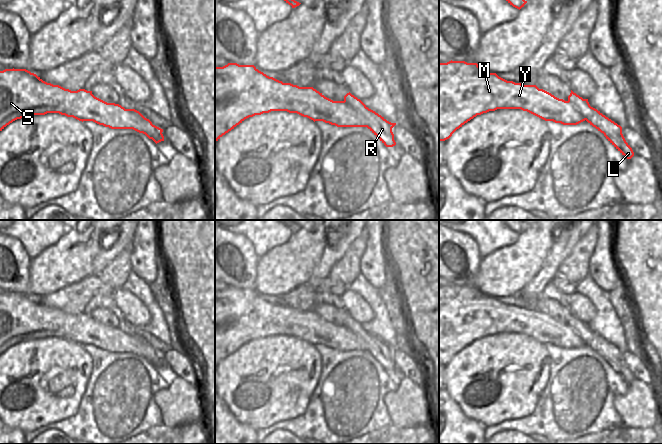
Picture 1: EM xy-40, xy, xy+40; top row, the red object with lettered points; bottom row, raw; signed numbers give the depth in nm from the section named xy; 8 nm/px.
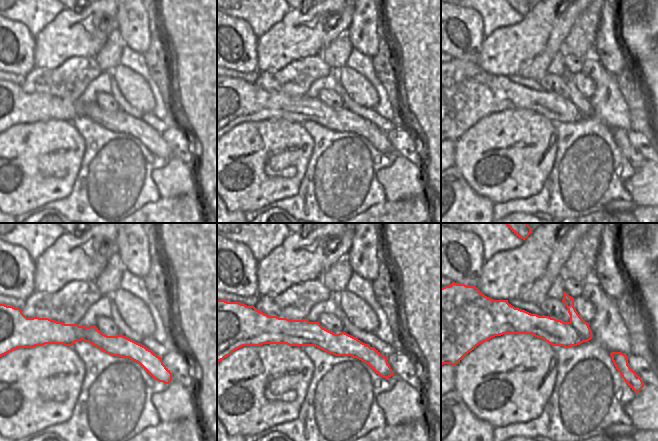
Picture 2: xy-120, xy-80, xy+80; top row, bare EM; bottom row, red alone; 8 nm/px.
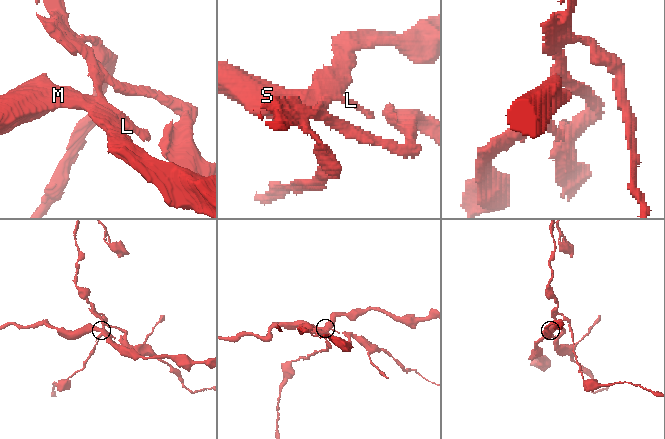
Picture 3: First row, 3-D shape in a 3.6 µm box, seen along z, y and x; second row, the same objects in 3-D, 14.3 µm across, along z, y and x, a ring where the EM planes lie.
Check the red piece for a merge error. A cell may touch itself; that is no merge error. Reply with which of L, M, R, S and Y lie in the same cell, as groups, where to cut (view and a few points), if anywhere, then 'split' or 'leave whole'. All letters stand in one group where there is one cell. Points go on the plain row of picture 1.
L R / M S Y; cut in xy along (343, 325), (349, 328), (363, 342), (366, 350); split

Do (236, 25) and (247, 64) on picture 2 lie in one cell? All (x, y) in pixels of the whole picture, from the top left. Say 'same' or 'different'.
same

